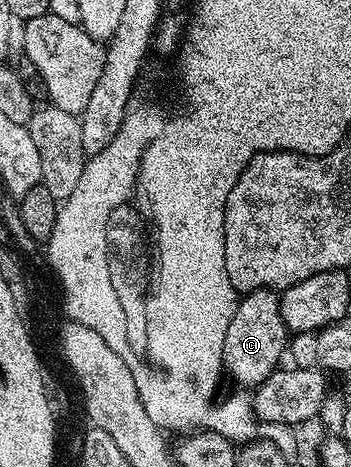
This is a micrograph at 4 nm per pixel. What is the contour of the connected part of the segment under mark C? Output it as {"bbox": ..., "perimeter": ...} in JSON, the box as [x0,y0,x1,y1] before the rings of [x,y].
{"bbox":[223,288,289,389],"perimeter":[[[262,288],[246,293],[233,314],[233,322],[229,322],[229,330],[225,330],[223,367],[226,375],[231,375],[244,389],[254,389],[277,371],[281,364],[279,359],[285,356],[288,348],[289,333],[281,318],[279,292]]]}

